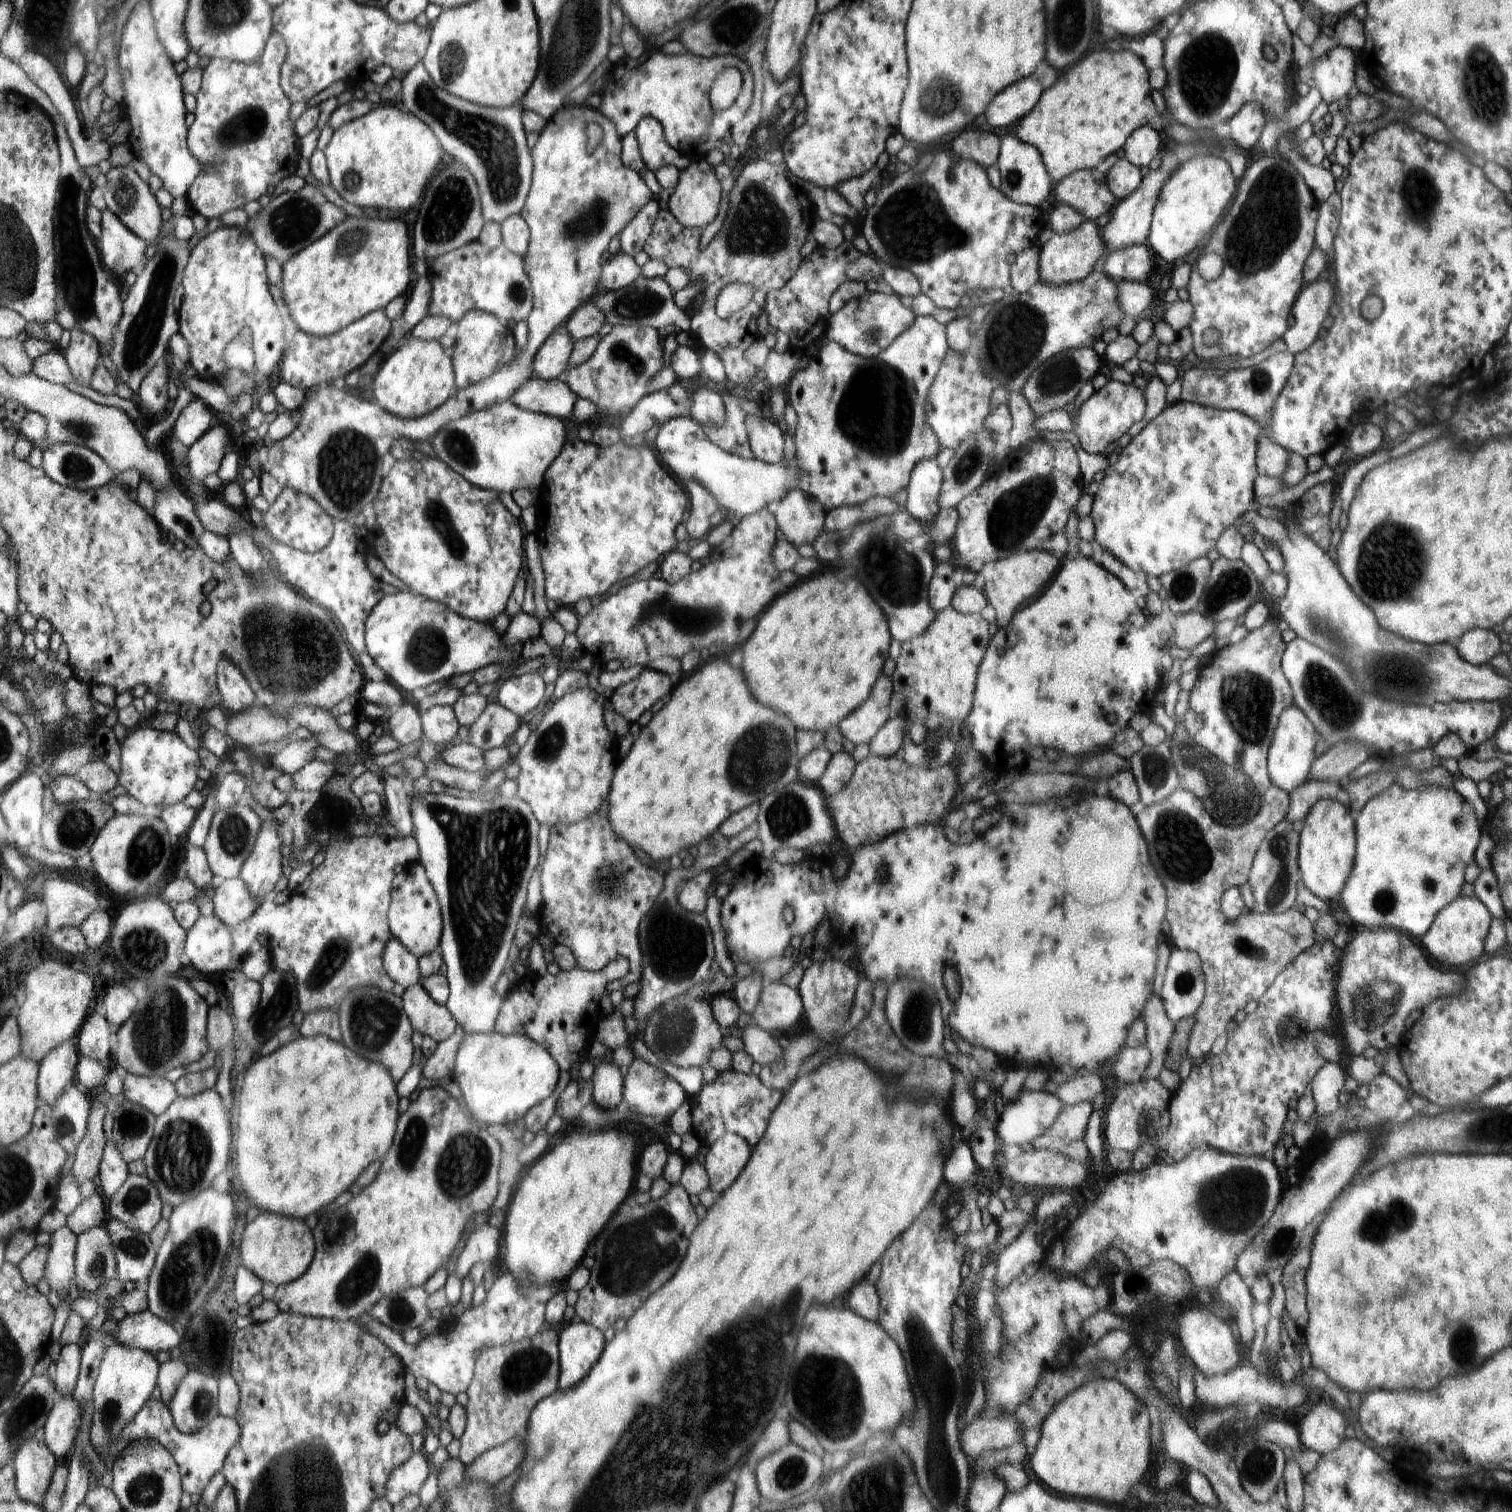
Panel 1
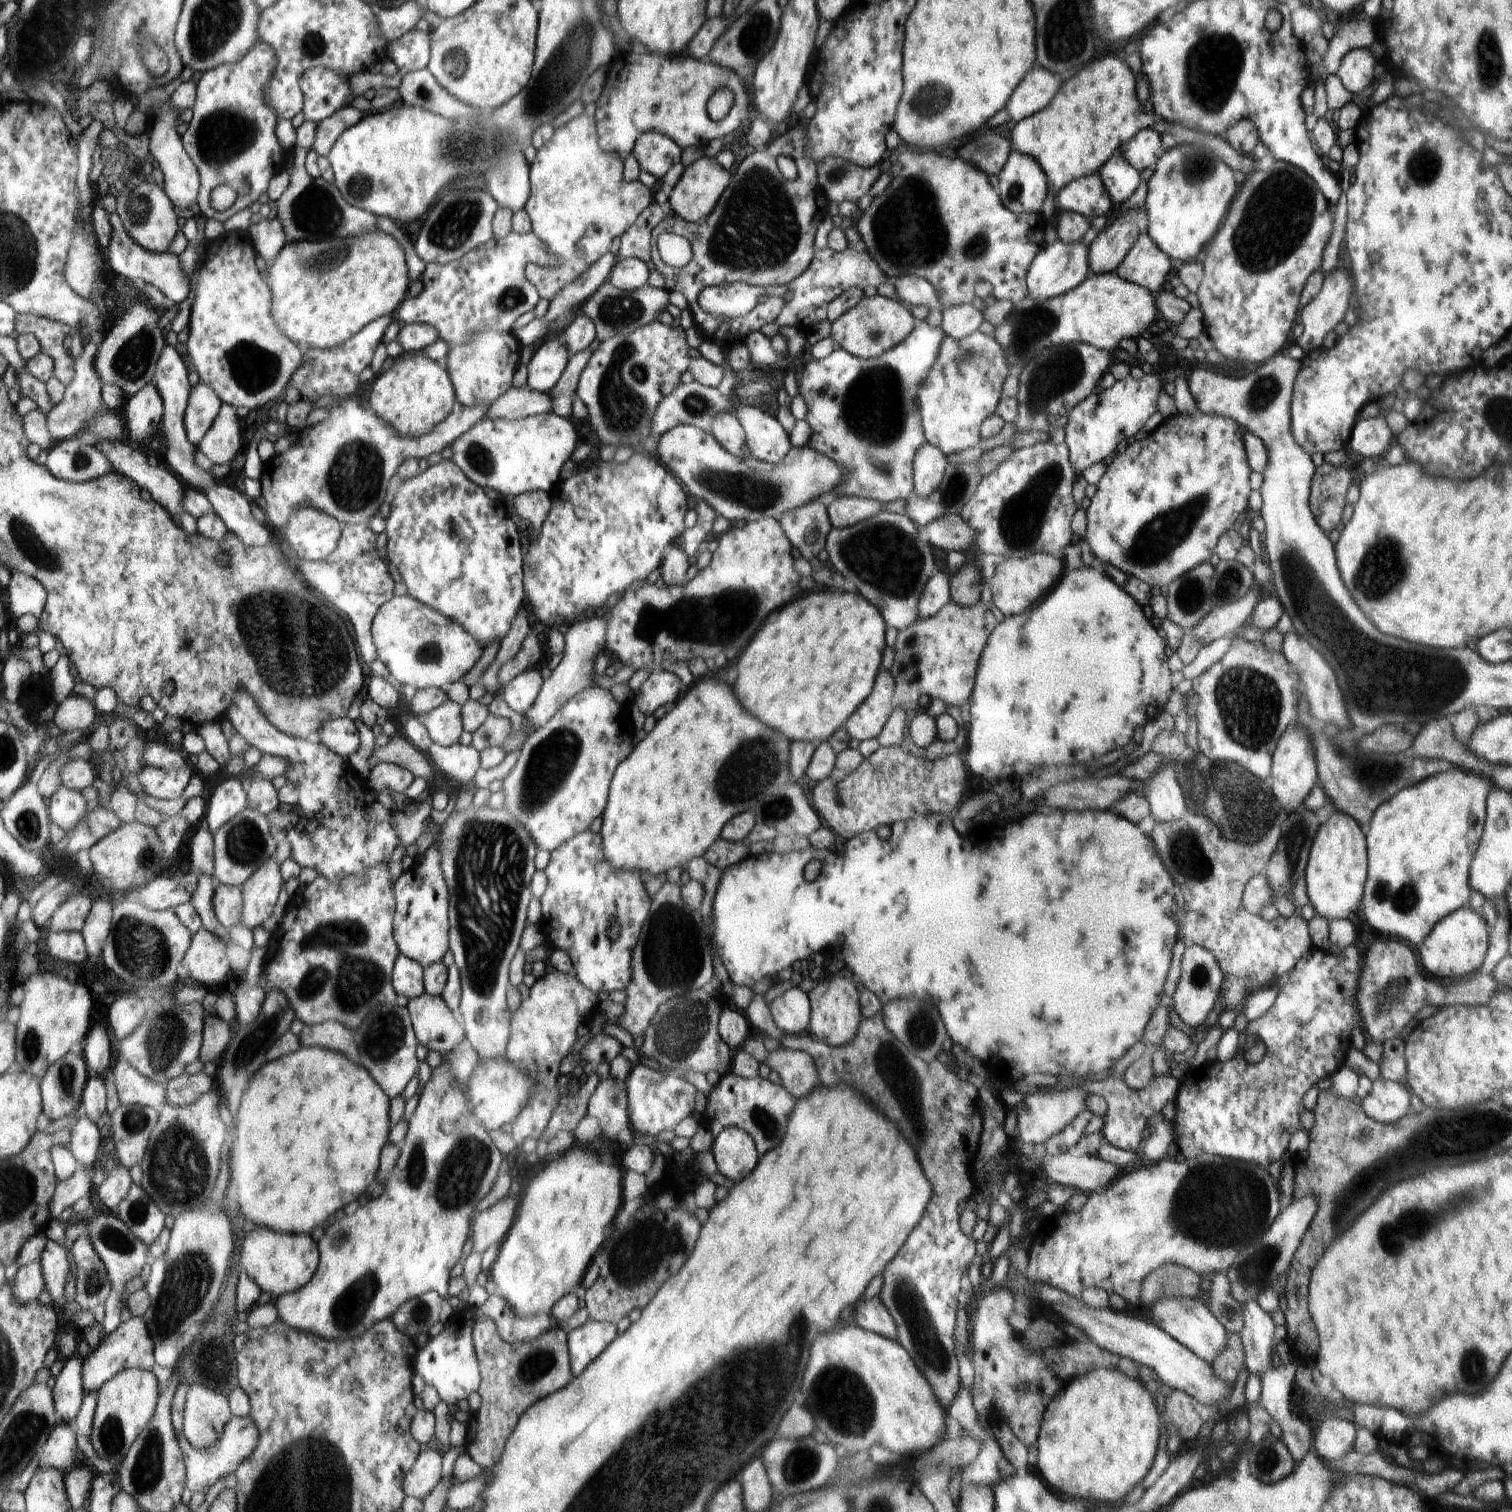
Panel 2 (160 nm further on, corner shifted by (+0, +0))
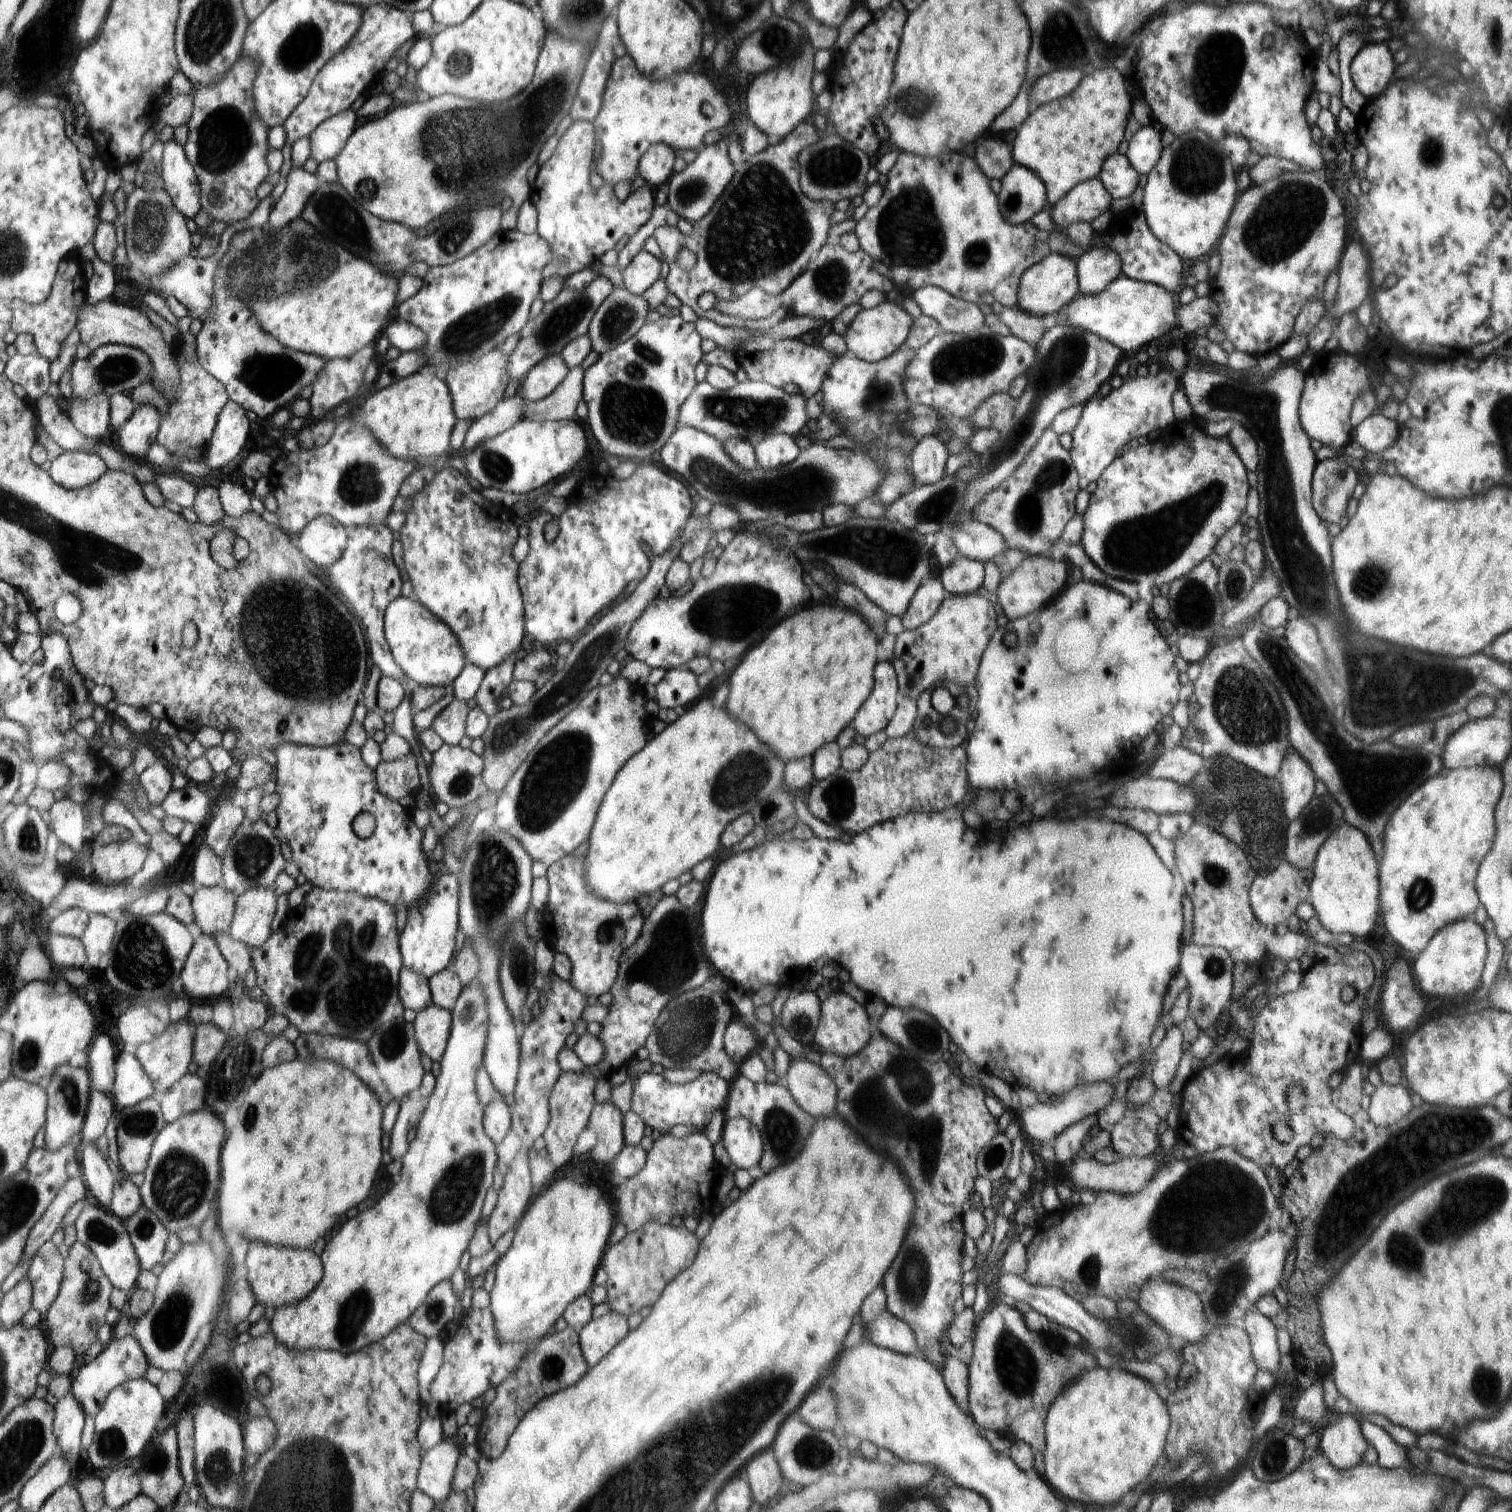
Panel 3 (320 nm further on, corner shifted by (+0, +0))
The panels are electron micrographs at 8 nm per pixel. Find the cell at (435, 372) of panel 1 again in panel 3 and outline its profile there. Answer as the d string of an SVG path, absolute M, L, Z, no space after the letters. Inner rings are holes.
M427 368L376 391L362 410L362 422L386 452L397 459L415 461L416 466L433 464L442 454L451 456L451 434L457 419L450 389Z

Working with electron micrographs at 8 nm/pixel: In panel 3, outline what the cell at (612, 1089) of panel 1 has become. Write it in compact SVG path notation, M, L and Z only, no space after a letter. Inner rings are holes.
M611 1102L596 1103L591 1112L589 1129L597 1134L596 1144L590 1152L592 1160L596 1160L598 1164L604 1164L604 1166L613 1164L625 1145L623 1114Z

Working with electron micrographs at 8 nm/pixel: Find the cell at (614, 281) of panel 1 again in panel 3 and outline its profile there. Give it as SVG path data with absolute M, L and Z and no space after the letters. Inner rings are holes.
M642 250L630 266L621 271L625 288L632 294L642 295L644 290L652 287L660 278L660 260L648 251Z

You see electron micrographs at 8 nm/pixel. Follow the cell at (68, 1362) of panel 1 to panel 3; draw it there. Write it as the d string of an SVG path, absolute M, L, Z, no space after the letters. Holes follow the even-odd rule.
M73 1392L60 1399L56 1407L55 1431L59 1437L60 1452L77 1467L80 1454L84 1450L82 1434L87 1414Z

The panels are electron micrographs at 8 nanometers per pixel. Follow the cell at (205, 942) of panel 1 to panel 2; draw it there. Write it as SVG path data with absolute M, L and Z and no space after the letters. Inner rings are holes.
M208 928L198 932L193 936L191 951L184 960L184 969L189 969L190 977L200 986L218 990L230 972L224 940Z

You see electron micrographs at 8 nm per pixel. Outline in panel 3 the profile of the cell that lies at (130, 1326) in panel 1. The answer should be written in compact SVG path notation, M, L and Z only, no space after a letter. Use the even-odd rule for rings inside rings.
M134 1334L121 1340L113 1338L98 1360L82 1365L82 1368L74 1373L74 1396L80 1401L85 1413L96 1418L103 1411L115 1388L122 1387L128 1381L145 1378L150 1365L147 1352Z

